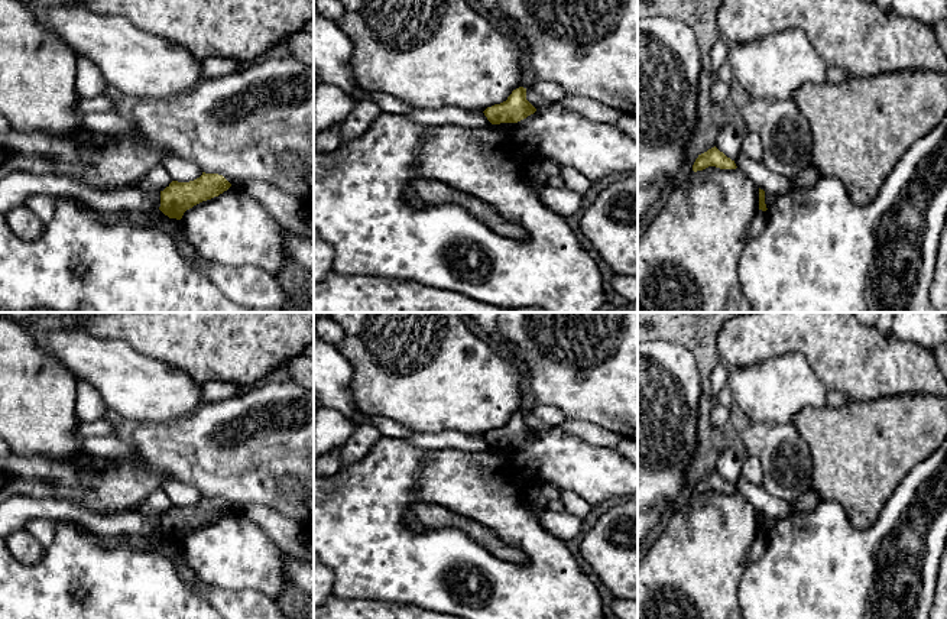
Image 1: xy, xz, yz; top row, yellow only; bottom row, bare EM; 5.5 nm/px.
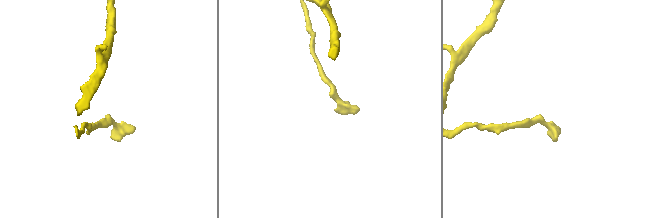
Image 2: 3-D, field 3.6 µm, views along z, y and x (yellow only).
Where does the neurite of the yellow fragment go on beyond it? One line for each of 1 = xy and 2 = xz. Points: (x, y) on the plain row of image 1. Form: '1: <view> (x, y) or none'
1: none
2: none

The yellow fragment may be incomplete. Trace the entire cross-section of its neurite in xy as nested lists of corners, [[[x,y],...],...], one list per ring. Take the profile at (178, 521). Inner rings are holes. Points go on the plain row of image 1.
[[[205,498],[189,506],[172,505],[160,515],[159,534],[169,542],[181,544],[184,537],[194,529],[218,521],[227,515],[231,508],[218,498]]]

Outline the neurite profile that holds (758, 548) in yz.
[[[758,534],[755,542],[747,551],[745,567],[752,565],[753,563],[759,561],[766,551],[766,535]]]

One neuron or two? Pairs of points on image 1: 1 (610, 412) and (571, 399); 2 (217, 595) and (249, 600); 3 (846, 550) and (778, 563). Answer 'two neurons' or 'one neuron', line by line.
1: one neuron
2: one neuron
3: one neuron

